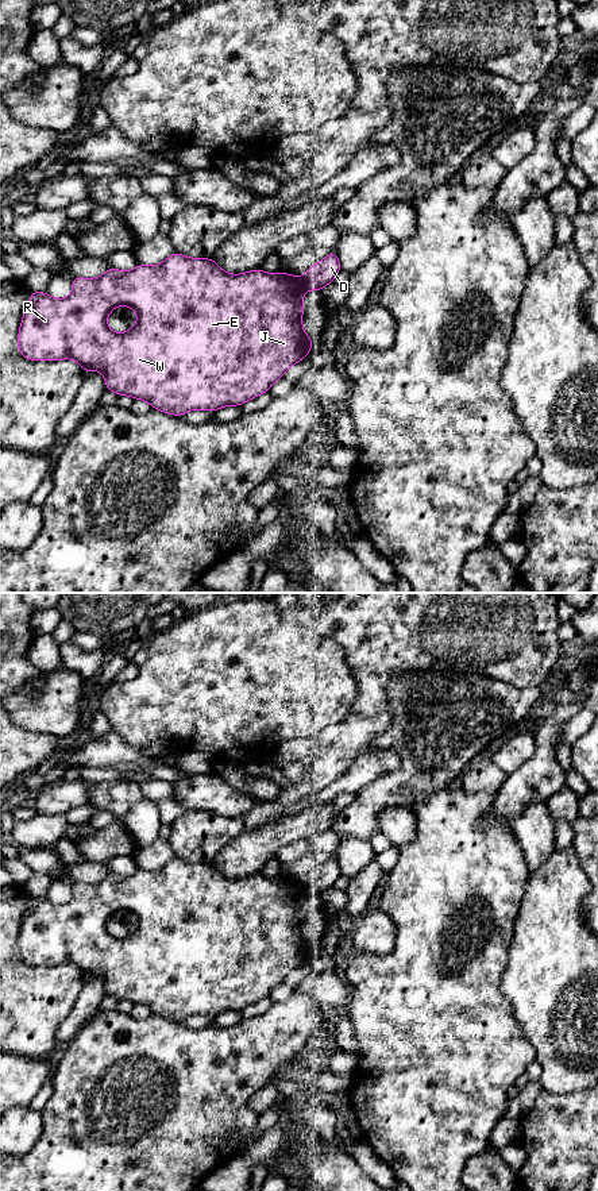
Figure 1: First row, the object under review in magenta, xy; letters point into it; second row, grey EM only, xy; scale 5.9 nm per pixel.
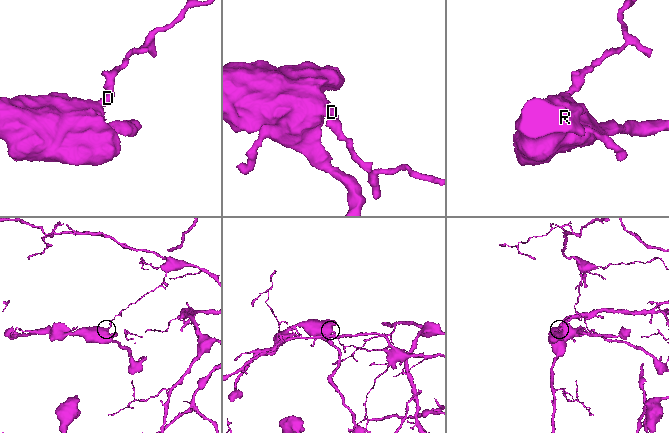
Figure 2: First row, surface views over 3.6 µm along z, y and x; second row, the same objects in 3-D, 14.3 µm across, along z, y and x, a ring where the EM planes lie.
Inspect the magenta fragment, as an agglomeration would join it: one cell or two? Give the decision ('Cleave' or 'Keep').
Cleave

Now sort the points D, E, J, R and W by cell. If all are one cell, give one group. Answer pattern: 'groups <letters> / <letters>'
groups D / E J R W

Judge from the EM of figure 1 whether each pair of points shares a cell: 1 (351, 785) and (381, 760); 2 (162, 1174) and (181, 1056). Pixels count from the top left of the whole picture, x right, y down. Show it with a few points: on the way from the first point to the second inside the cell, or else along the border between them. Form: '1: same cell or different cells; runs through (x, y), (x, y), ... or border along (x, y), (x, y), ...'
1: same cell; runs through (358, 778), (374, 763)
2: same cell; runs through (162, 1144), (162, 1107), (181, 1086)

